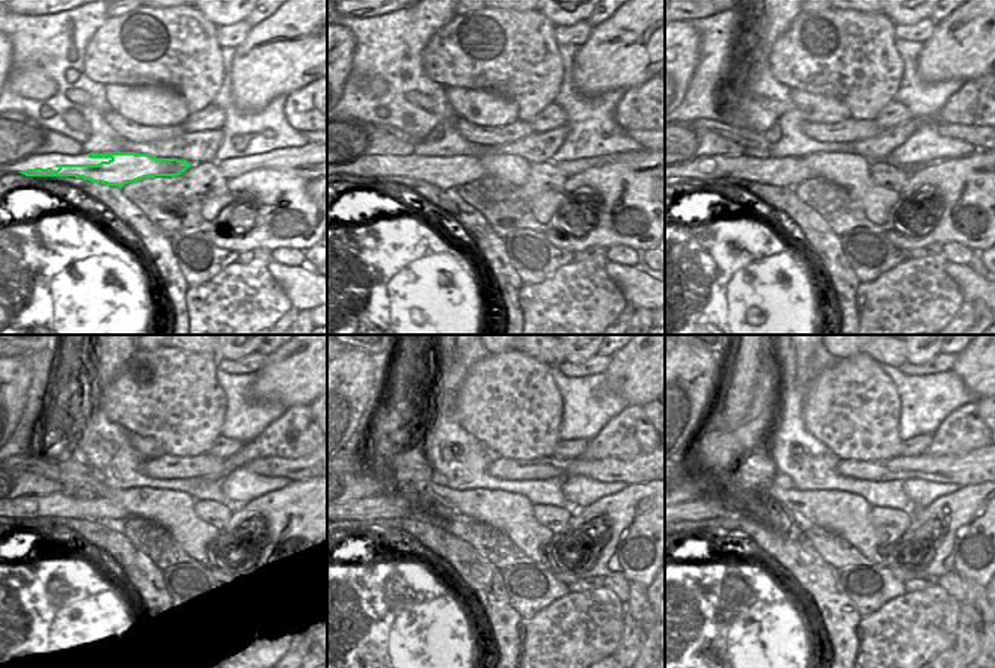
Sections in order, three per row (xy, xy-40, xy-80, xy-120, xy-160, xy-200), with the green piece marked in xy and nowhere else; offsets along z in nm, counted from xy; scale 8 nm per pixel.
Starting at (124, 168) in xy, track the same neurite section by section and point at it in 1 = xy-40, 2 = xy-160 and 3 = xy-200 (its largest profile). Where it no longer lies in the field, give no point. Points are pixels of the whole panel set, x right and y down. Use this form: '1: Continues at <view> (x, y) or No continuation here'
1: Continues at xy-40 (460, 169)
2: Continues at xy-160 (398, 508)
3: Continues at xy-200 (695, 511)

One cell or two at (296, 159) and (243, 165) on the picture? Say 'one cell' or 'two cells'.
one cell

